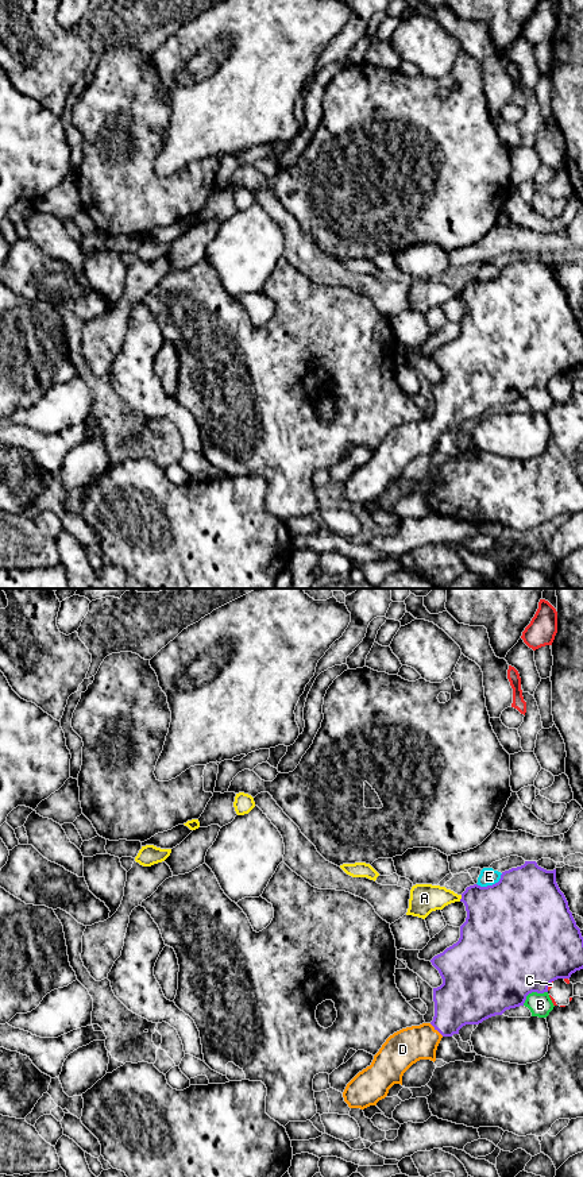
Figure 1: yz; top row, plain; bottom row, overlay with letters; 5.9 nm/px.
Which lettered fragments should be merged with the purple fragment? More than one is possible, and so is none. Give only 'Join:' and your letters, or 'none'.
Join: D

